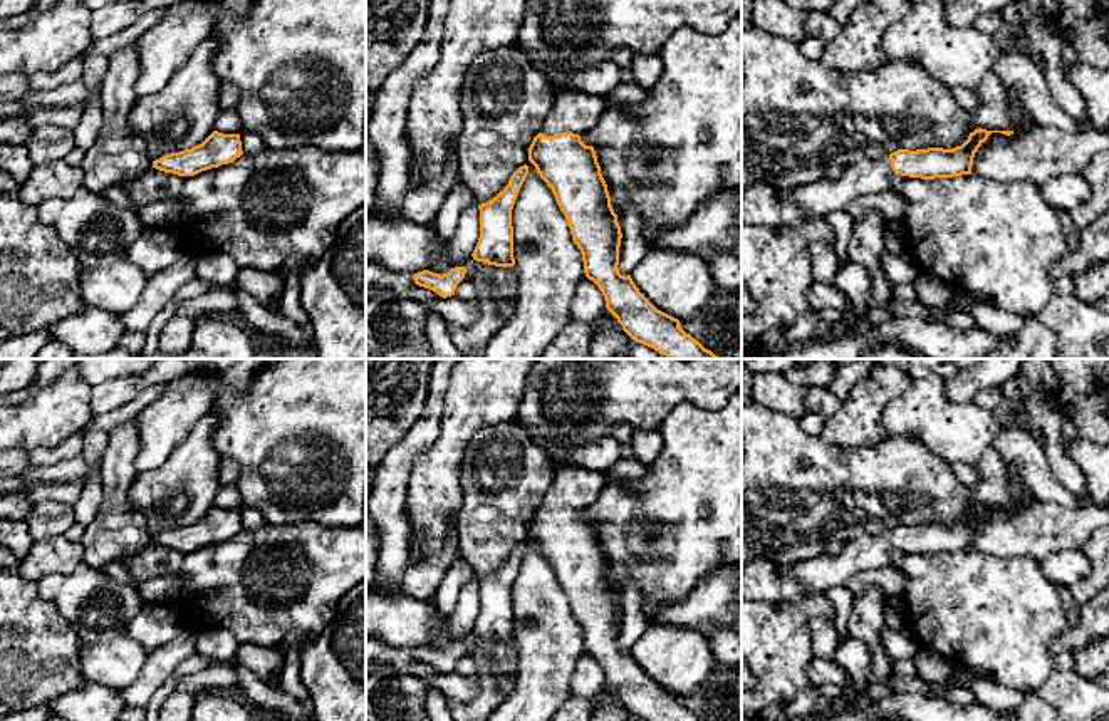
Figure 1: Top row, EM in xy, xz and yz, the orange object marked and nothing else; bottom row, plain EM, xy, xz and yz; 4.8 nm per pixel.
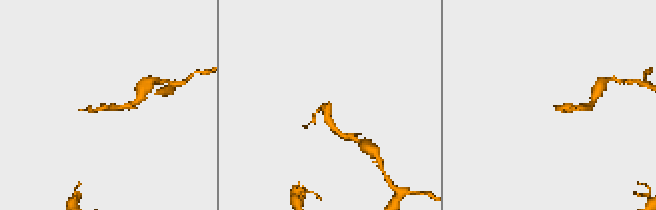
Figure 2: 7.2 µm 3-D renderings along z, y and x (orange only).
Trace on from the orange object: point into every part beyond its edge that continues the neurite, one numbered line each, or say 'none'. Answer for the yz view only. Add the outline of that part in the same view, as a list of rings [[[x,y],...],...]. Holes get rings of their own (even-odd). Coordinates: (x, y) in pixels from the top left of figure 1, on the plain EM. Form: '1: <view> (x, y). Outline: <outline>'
1: yz (819, 574). Outline: [[[886,530],[844,543],[842,552],[836,557],[820,553],[805,562],[778,567],[778,572],[812,592],[825,594],[832,587],[846,587],[852,575],[888,565],[894,552]]]

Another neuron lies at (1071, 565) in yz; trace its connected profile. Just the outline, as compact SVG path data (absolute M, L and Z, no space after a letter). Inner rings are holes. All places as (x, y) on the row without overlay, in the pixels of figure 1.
M1077 548L1050 553L1042 562L1044 575L1055 585L1072 587L1092 572L1089 557Z

